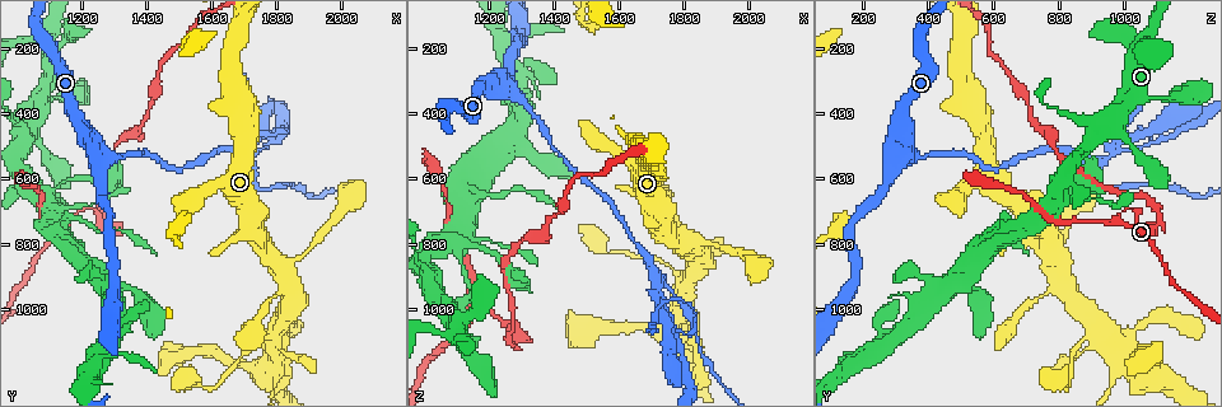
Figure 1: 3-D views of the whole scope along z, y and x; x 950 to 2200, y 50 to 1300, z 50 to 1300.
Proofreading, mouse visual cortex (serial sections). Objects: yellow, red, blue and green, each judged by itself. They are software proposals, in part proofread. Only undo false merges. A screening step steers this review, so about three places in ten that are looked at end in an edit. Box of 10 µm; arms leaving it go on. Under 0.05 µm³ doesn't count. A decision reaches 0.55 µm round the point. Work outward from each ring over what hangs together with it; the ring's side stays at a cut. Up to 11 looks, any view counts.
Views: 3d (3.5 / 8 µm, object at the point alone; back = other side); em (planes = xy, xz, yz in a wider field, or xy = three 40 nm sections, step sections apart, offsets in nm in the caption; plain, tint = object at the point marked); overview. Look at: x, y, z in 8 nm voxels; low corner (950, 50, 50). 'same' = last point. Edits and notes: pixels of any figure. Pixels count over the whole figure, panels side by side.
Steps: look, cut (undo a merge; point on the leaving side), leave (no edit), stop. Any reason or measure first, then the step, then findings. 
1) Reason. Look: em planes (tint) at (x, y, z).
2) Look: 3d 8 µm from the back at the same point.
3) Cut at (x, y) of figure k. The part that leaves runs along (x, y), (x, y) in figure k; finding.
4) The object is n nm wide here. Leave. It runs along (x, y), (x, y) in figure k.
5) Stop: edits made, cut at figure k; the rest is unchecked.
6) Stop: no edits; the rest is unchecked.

Thin neck. Look: 3d 3.5 µm from the back at (1830, 1140, 860).

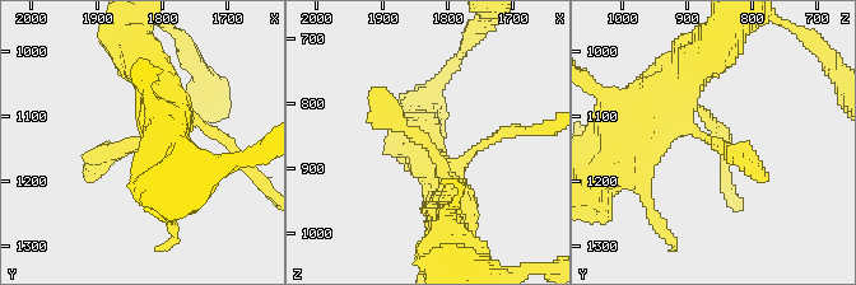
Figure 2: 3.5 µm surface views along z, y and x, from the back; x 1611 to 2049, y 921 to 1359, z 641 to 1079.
Shape alone is not enough. Look: em xy step 2 (tint) at (1830, 1140, 860).

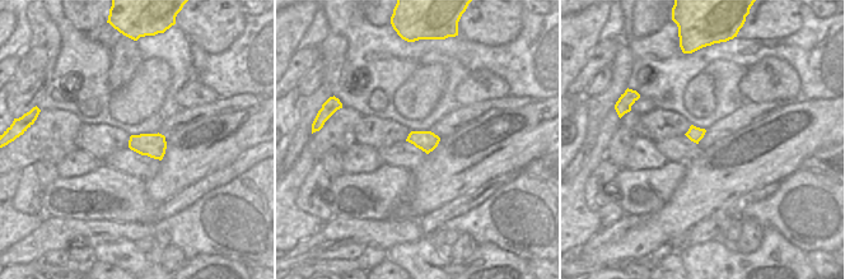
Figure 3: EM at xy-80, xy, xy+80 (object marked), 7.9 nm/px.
Leave. It runs along (675, 83), (688, 130), (763, 177) in figure 2; continuous, no second cell.

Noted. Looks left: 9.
Sharp bend. Look: 3d 3.5 µm at (1280, 750, 1090).

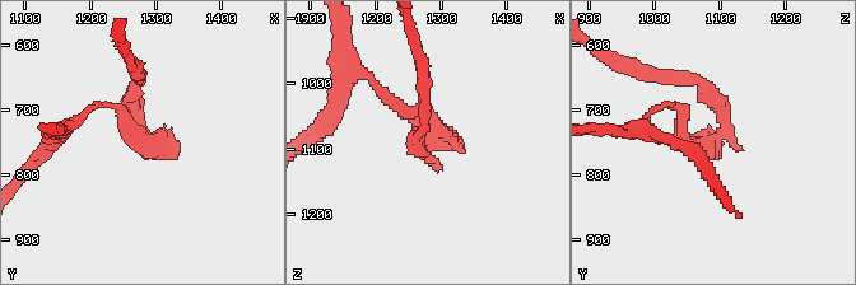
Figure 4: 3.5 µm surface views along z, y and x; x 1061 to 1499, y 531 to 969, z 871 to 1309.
Now the EM. Look: em planes (tint) at (1285, 750, 1090).

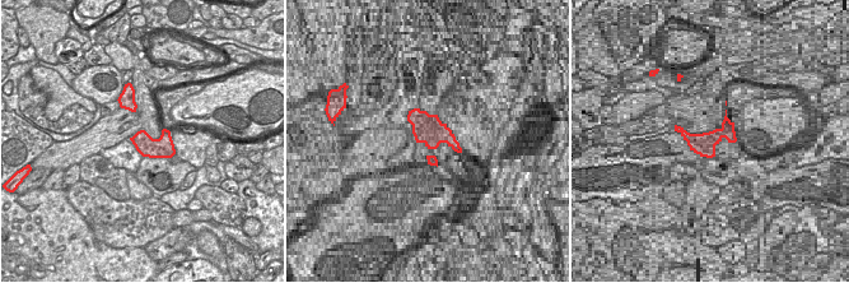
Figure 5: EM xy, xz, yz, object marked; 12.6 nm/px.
The object is 260 nm wide here. Cut at (706, 89) of figure 4. The part that leaves runs along (721, 130), (702, 83), (633, 68) in figure 4; two cells meet here.

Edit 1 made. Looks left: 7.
See it whole again. Look: overview.

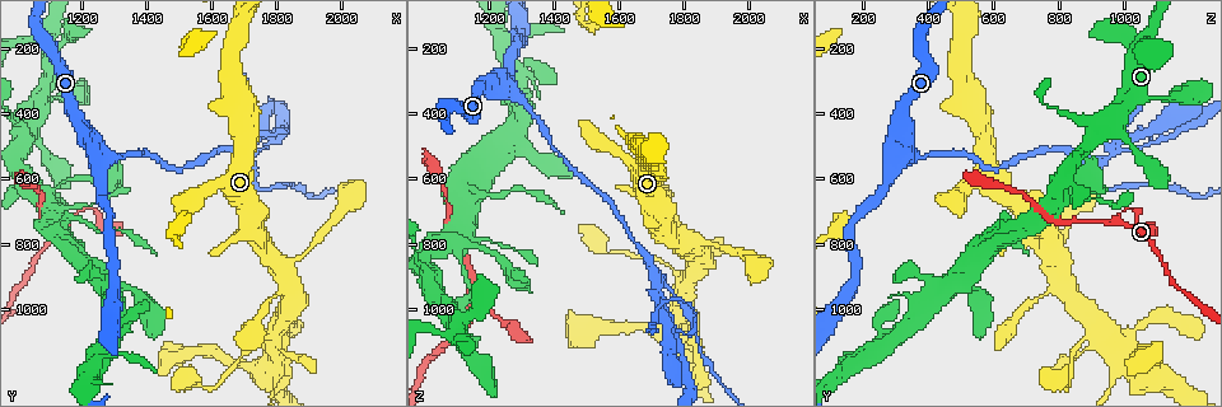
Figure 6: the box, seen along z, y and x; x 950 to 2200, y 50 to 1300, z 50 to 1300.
Arms part here. Look: 3d 3.5 µm at (1140, 760, 680).

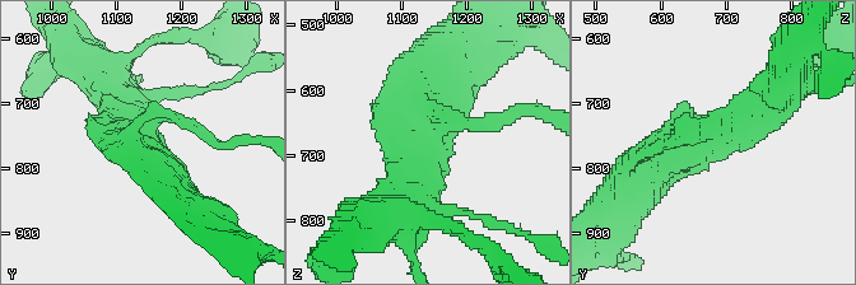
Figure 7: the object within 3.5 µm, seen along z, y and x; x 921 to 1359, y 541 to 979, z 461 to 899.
Look: em planes (tint) at (1145, 755, 675).

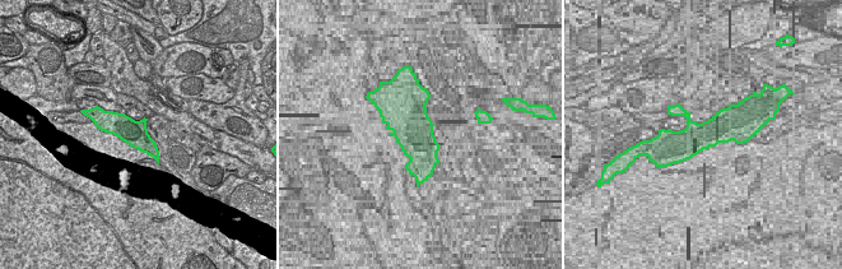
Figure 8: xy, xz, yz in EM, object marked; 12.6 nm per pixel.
Cut at (491, 122) of figure 7. The part that leaves runs along (446, 127), (485, 127), (517, 111), (552, 117) in figure 7; two cells meet here.

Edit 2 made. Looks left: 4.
Look: overview.

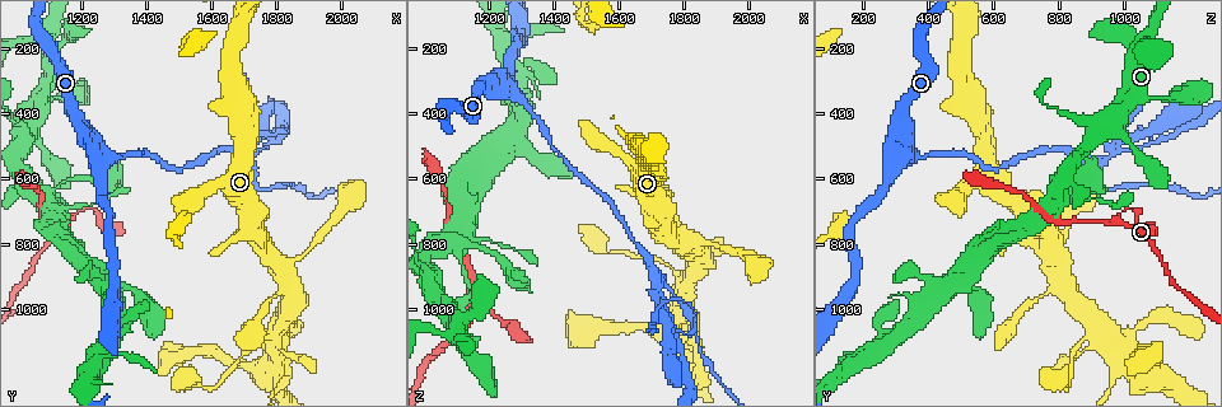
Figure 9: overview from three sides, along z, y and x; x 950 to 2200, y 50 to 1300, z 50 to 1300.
Arms part here. Look: 3d 8 µm at (1250, 500, 330).

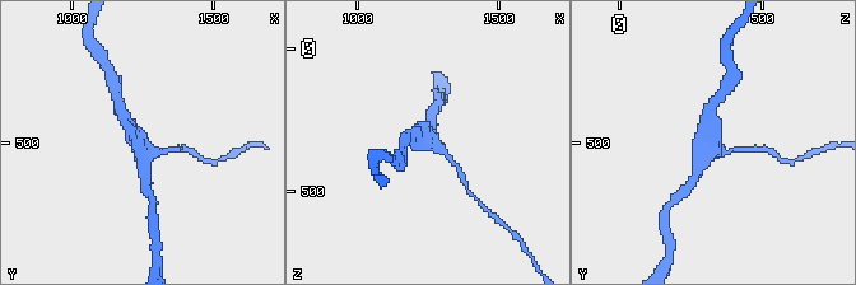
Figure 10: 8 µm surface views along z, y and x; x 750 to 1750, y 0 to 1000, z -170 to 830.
Look: em xy step 5 (tint) at the same point.

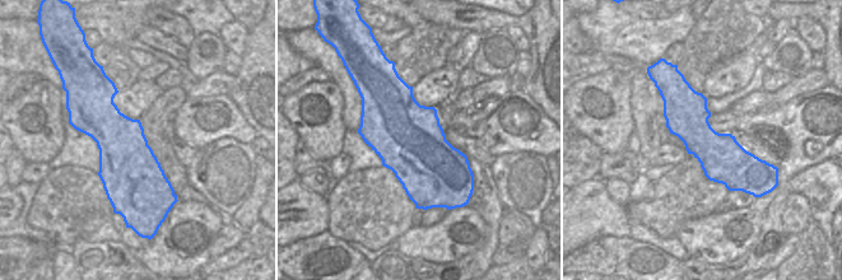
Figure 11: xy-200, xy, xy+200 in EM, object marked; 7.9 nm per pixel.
Leave. It runs along (682, 83), (689, 124), (744, 187) in figure 11; all the same cell.

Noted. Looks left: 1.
Stop: edits made, cut at figure 4, cut at figure 7; the rest is unchecked.

